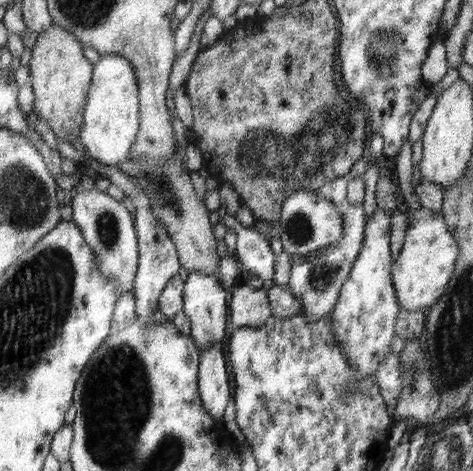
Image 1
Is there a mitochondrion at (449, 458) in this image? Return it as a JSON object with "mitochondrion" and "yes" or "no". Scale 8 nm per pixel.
{"mitochondrion":"yes"}

